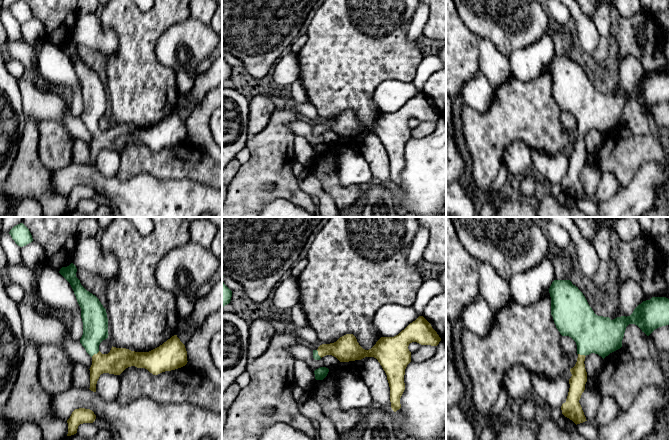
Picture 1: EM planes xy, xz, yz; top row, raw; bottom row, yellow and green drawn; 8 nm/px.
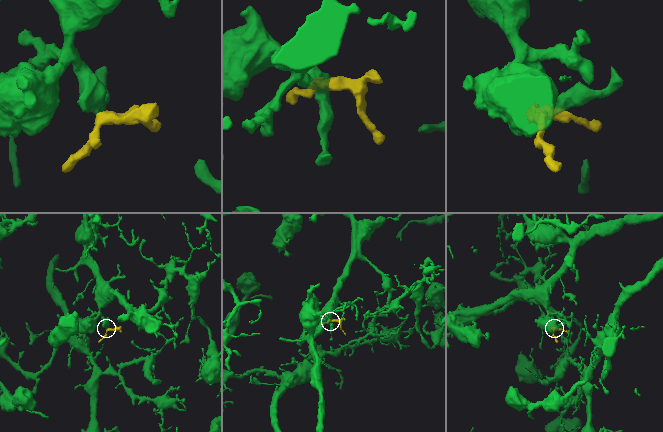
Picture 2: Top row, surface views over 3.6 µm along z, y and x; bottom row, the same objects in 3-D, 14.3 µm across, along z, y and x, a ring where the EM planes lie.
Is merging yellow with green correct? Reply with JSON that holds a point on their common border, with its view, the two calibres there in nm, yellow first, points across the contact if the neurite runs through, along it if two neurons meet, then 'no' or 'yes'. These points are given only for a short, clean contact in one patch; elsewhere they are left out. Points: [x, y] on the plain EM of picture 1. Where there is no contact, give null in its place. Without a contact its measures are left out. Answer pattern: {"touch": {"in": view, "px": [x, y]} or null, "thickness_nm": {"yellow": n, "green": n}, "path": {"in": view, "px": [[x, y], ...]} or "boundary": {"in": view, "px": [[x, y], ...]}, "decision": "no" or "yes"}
{"touch": {"in": "xy", "px": [95, 130]}, "thickness_nm": {"yellow": 190, "green": 200}, "path": {"in": "xy", "px": [[117, 136], [101, 136], [95, 130], [95, 99]]}, "decision": "yes"}

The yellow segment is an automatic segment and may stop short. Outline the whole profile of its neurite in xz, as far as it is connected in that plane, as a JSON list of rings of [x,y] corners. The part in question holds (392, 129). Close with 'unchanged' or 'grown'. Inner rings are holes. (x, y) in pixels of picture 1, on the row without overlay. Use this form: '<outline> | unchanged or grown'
[[[419,92],[398,111],[381,113],[369,126],[363,125],[353,110],[346,110],[334,119],[322,120],[317,126],[313,126],[313,134],[320,136],[326,131],[332,131],[340,138],[361,136],[365,133],[376,134],[387,151],[391,184],[396,188],[401,184],[400,174],[405,166],[405,145],[411,138],[409,120],[417,118],[421,121],[437,122],[440,117],[441,114],[431,100],[423,92]]] | grown

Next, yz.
[[[554,56],[549,64],[549,69],[551,91],[556,104],[562,112],[571,113],[577,121],[577,138],[570,145],[572,150],[569,155],[570,164],[566,178],[561,182],[562,190],[577,201],[587,197],[579,179],[587,158],[585,133],[595,129],[604,135],[610,129],[620,125],[626,103],[629,100],[637,101],[647,112],[659,103],[670,101],[670,76],[666,73],[652,73],[639,80],[630,92],[621,92],[611,96],[609,93],[596,91],[583,69],[570,56]]] | grown

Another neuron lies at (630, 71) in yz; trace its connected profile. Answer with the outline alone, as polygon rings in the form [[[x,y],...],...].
[[[627,56],[615,68],[614,75],[609,92],[611,96],[621,92],[630,92],[634,85],[643,78],[643,67],[636,57]]]

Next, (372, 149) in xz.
[[[374,133],[361,135],[359,149],[369,164],[374,180],[385,186],[392,186],[387,151],[378,136]]]

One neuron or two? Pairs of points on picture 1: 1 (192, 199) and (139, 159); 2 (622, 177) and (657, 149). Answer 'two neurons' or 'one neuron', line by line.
1: two neurons
2: one neuron

